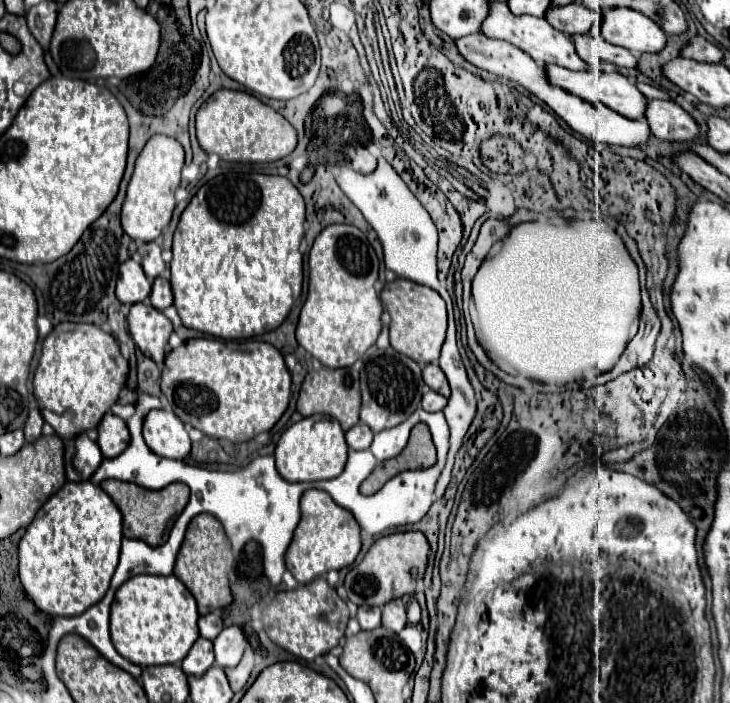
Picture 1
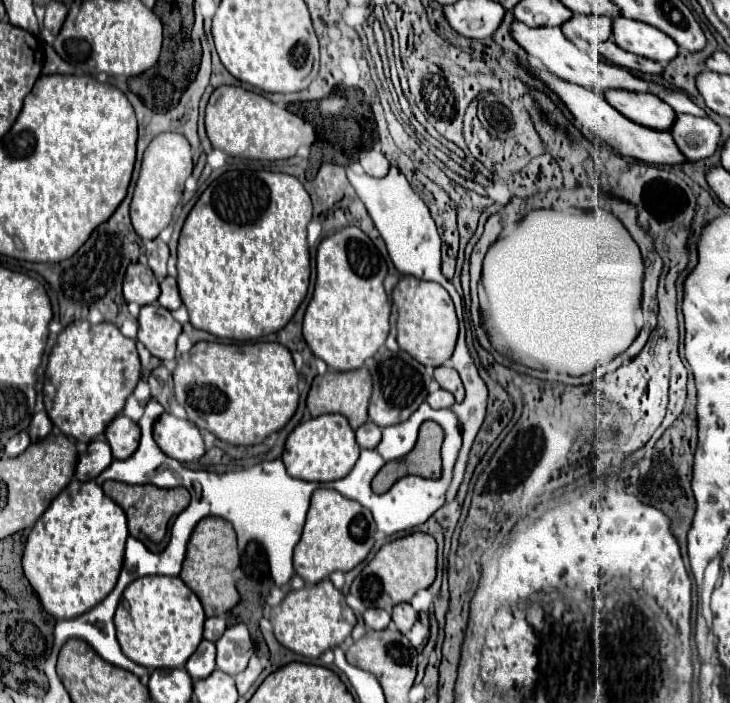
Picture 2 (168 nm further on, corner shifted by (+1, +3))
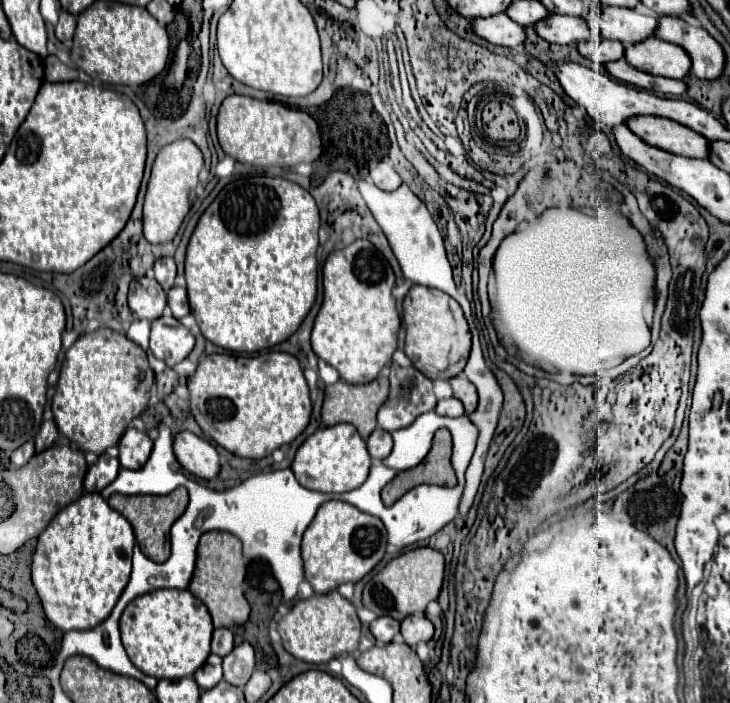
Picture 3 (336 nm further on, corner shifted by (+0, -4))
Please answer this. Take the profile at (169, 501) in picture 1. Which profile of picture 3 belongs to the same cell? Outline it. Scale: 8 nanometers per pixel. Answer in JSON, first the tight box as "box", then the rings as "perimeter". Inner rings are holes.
{"box":[109,488,189,562],"perimeter":[[[177,488],[167,496],[123,496],[123,494],[113,494],[109,498],[109,506],[115,508],[119,514],[123,514],[131,522],[141,552],[147,558],[155,560],[155,562],[165,562],[169,558],[169,530],[171,530],[173,522],[185,512],[187,502],[189,502],[189,496],[187,496],[185,488]]]}

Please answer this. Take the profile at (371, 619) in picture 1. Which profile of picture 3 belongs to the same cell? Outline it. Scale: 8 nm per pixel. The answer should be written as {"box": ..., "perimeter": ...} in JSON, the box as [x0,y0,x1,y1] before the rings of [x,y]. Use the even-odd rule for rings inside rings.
{"box":[371,616,399,644],"perimeter":[[[381,616],[371,624],[371,634],[375,636],[377,644],[389,644],[393,636],[399,634],[399,622],[389,616]]]}

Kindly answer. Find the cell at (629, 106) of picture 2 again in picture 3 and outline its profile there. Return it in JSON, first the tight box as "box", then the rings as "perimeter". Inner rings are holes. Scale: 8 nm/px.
{"box":[627,118,711,160],"perimeter":[[[635,118],[635,122],[629,122],[627,126],[647,144],[671,154],[699,160],[707,160],[711,156],[711,142],[677,122],[665,118]]]}

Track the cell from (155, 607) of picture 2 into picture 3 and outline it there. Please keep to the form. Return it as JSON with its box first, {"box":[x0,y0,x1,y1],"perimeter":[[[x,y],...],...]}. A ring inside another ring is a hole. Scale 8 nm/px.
{"box":[121,590,211,680],"perimeter":[[[155,590],[139,596],[121,616],[121,640],[131,662],[159,680],[193,676],[211,654],[211,634],[211,616],[189,590]]]}

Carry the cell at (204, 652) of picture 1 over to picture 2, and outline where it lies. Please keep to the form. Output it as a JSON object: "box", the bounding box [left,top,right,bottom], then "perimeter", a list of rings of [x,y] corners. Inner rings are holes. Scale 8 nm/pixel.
{"box":[186,639,216,681],"perimeter":[[[204,639],[204,641],[198,645],[198,649],[192,653],[192,657],[188,659],[186,671],[190,673],[190,677],[192,677],[194,681],[200,679],[200,677],[208,677],[208,675],[214,671],[214,667],[216,667],[214,657],[216,657],[216,647],[214,647],[214,643]]]}

